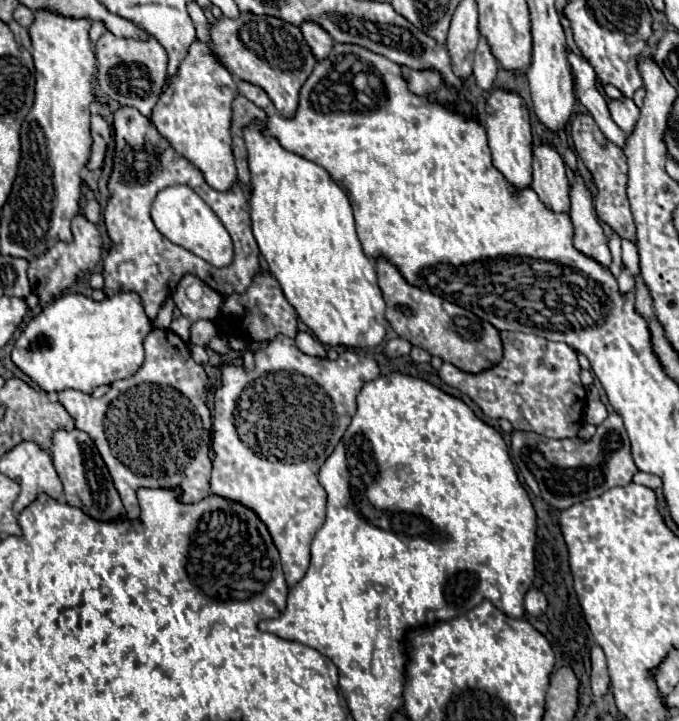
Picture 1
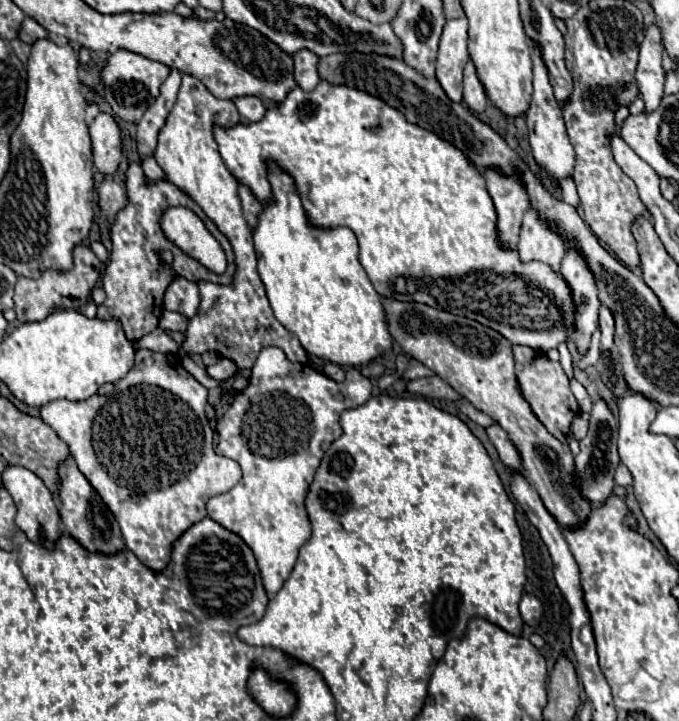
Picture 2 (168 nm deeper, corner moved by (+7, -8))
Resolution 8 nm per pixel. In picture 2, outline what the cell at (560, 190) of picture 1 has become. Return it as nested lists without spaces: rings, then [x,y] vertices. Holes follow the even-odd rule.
[[[529,206],[523,216],[517,248],[523,262],[541,260],[547,262],[553,270],[559,270],[561,258],[565,254],[565,236],[557,232],[555,224],[541,220],[537,208]]]

